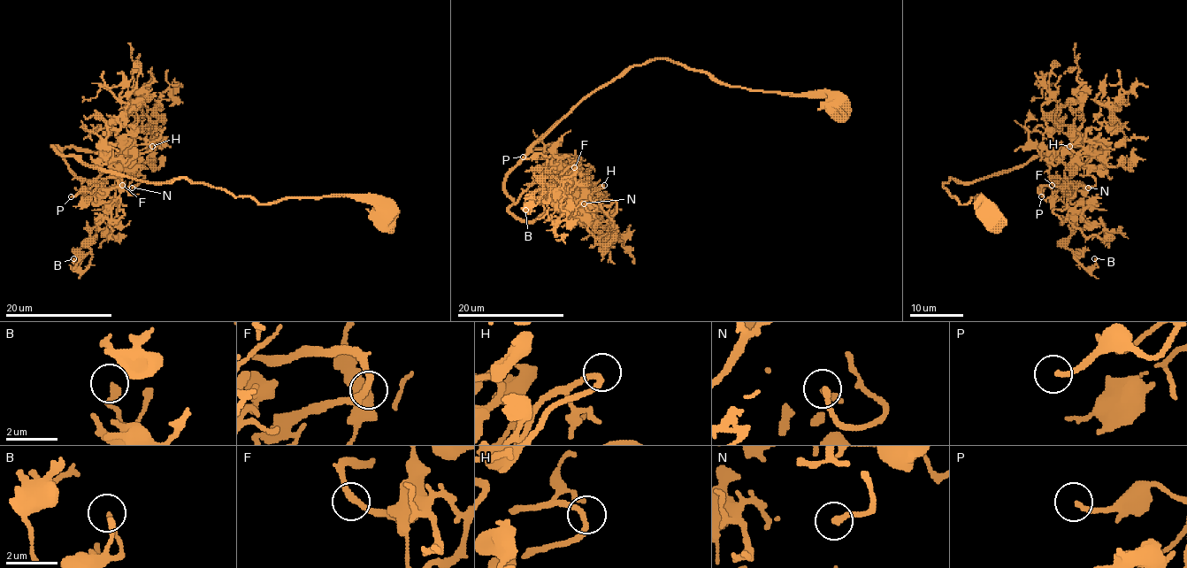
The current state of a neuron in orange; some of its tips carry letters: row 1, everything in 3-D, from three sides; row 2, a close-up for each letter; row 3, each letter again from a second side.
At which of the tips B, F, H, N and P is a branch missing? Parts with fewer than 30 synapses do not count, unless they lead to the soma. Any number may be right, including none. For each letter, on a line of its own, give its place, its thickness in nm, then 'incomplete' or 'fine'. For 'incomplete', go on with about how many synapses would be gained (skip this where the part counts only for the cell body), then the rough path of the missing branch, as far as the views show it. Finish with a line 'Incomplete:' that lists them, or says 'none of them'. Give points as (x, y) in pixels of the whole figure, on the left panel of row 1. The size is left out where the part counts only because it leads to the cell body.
B: place (73, 258); calibre 220 nm; fine
F: place (122, 185); calibre 220 nm; fine
H: place (152, 146); calibre 190 nm; fine
N: place (132, 188); calibre 240 nm; incomplete; 45 synapses
P: place (71, 196); calibre 180 nm; fine
Incomplete: N

